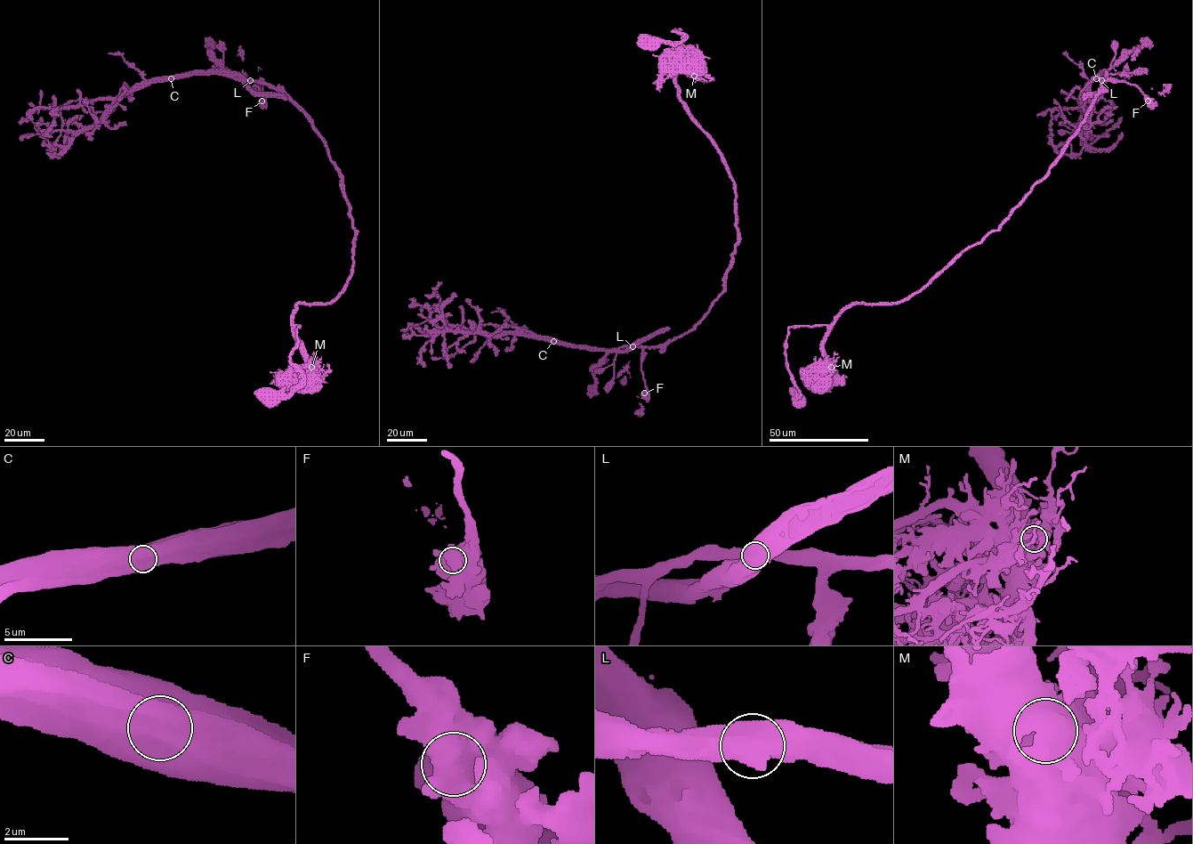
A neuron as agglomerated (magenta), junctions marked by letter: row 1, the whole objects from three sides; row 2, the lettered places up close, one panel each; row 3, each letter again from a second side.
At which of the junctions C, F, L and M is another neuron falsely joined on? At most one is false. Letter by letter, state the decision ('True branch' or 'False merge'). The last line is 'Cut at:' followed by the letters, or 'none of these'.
C: False merge
F: True branch
L: True branch
M: True branch
Cut at: C

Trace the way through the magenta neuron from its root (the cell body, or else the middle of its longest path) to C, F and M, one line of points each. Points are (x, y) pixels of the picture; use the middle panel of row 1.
C: (652, 40), (685, 37), (673, 30), (679, 95), (733, 182), (737, 241), (725, 289), (663, 345), (552, 340)
F: (652, 40), (685, 37), (673, 30), (675, 86), (733, 182), (737, 241), (709, 311), (643, 350), (644, 393)
M: (652, 40), (675, 44), (685, 38), (673, 31), (680, 30), (682, 66), (677, 72), (684, 68), (694, 76)

